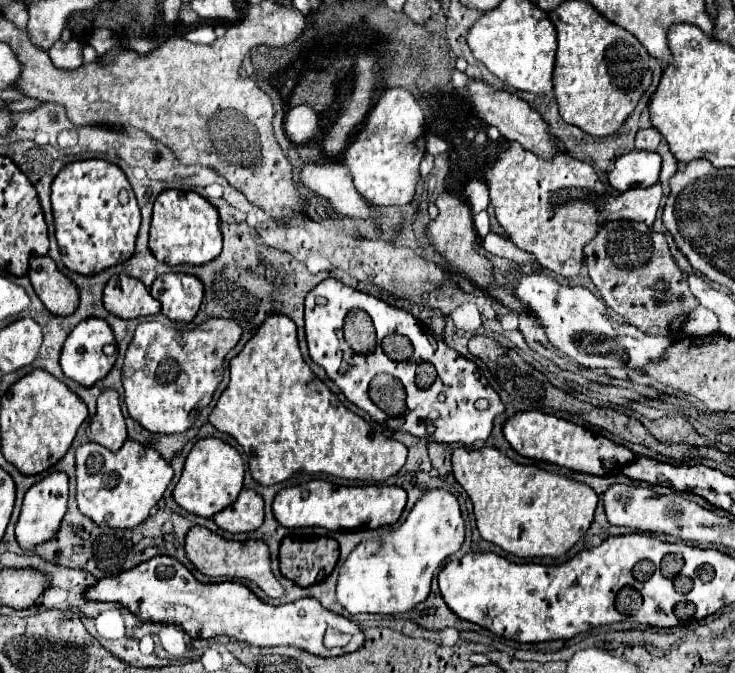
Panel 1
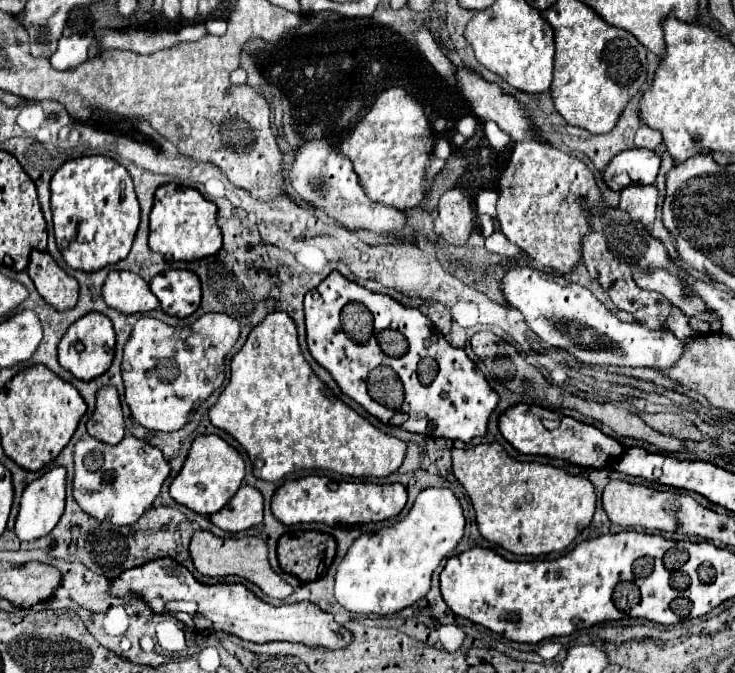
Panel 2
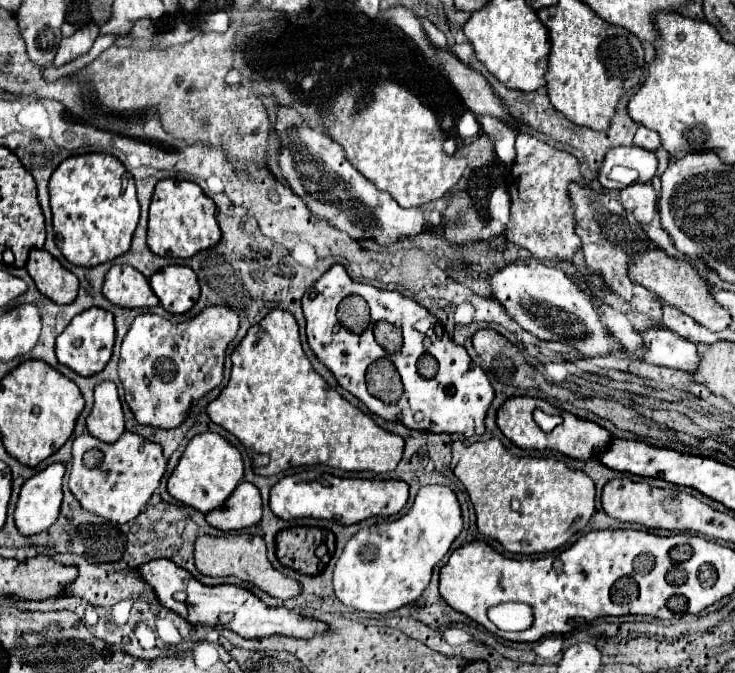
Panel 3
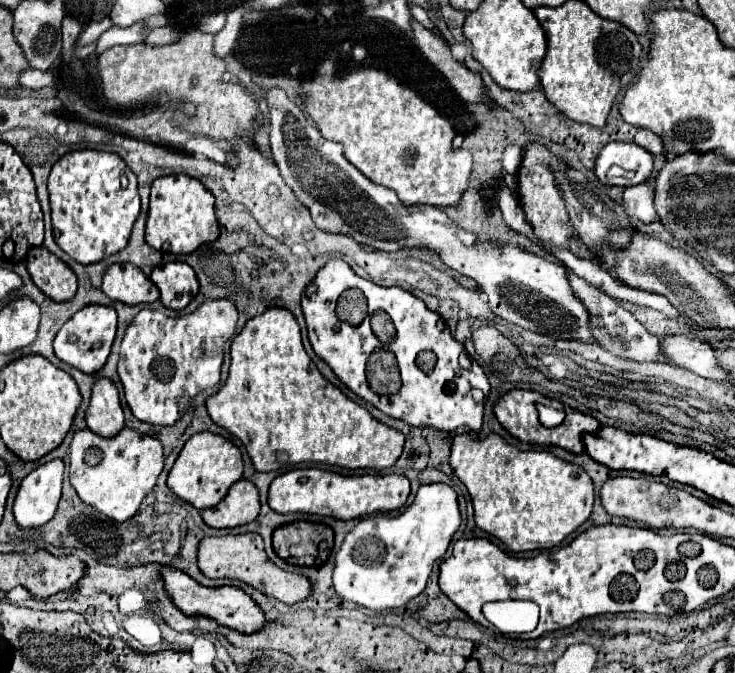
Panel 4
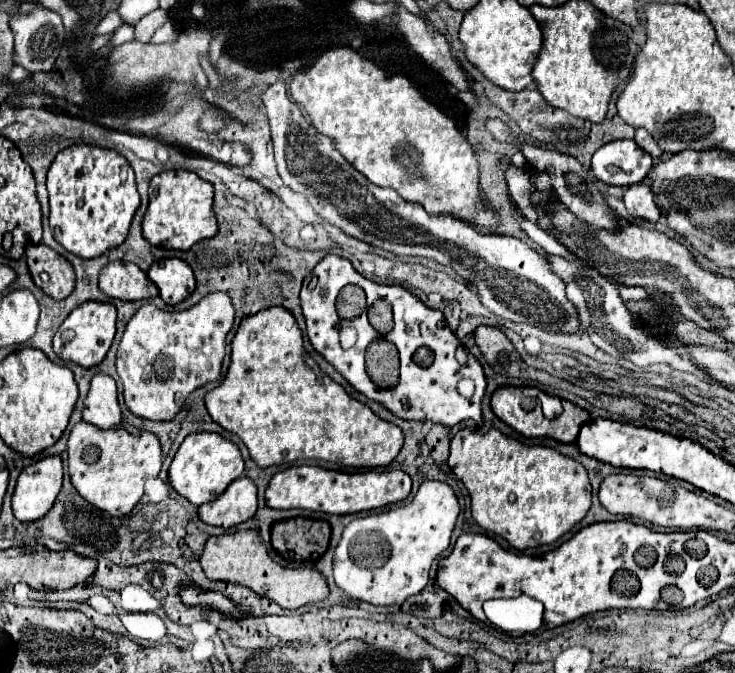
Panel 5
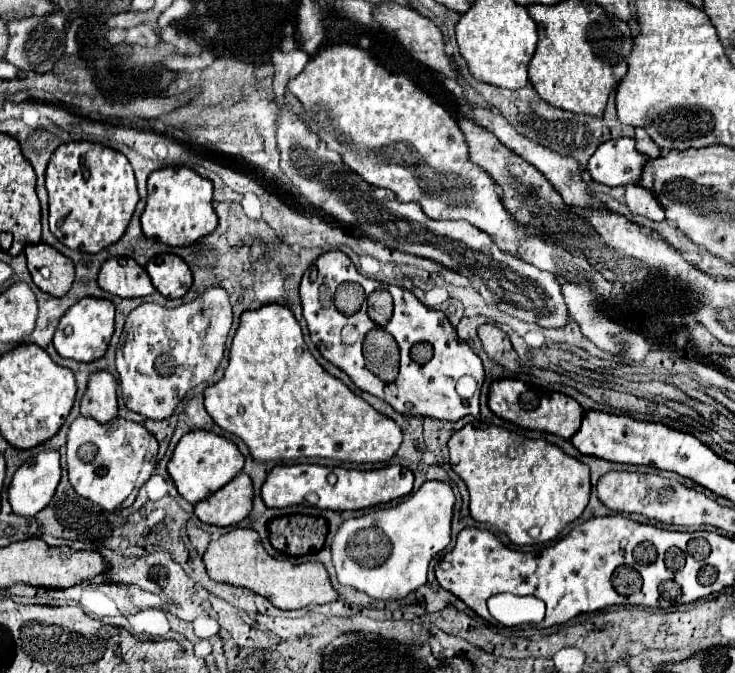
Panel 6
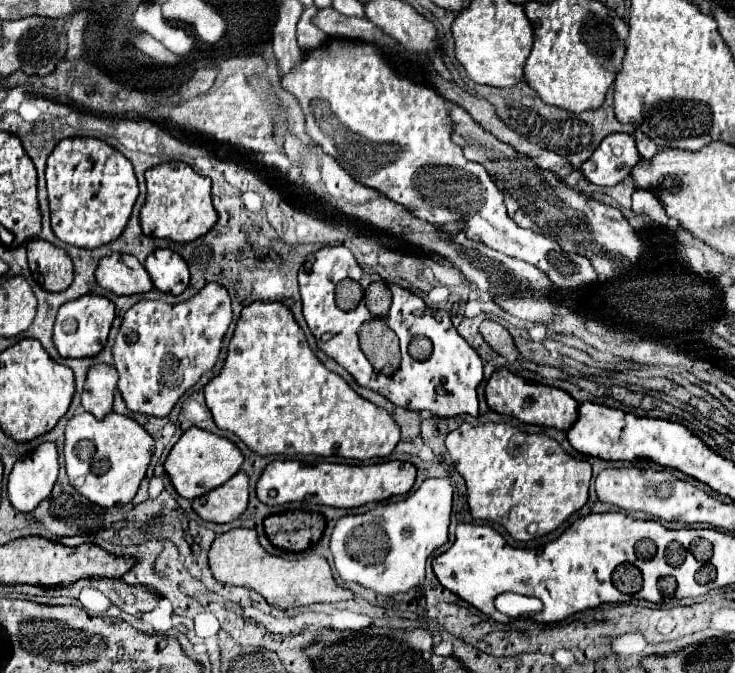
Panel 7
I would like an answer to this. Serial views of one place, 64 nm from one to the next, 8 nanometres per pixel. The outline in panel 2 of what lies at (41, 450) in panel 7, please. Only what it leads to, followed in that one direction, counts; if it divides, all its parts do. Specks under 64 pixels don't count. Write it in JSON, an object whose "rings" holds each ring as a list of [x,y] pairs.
{"rings":[[[62,466],[50,468],[40,478],[32,480],[22,492],[20,510],[16,516],[16,536],[22,542],[32,542],[32,540],[38,540],[38,538],[46,536],[48,532],[52,532],[52,528],[58,524],[58,520],[64,512],[64,496],[66,496],[66,468],[62,468]]]}

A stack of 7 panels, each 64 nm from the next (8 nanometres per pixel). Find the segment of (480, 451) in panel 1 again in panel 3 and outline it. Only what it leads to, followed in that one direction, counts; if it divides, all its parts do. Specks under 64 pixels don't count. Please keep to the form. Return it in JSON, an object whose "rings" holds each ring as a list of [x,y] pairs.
{"rings":[[[498,438],[474,442],[470,446],[456,440],[452,446],[452,472],[468,490],[468,496],[474,504],[478,530],[484,536],[498,540],[508,552],[534,554],[558,550],[572,538],[572,534],[580,532],[594,514],[594,482],[584,472],[572,470],[552,456],[518,458],[510,454]]]}

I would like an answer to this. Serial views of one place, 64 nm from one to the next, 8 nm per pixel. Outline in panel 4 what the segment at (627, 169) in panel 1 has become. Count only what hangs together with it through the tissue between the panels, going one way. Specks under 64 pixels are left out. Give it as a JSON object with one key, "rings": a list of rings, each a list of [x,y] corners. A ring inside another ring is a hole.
{"rings":[[[610,142],[606,144],[598,158],[596,158],[596,168],[594,174],[598,176],[598,180],[602,184],[610,184],[610,186],[636,186],[646,182],[646,178],[652,174],[654,170],[654,160],[652,154],[644,148],[640,148],[634,142]],[[616,164],[628,172],[634,172],[632,178],[606,178],[608,168]]]}

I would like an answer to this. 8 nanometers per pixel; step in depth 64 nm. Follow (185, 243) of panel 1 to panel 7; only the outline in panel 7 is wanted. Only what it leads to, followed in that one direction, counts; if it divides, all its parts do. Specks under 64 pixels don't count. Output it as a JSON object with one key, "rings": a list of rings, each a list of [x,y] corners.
{"rings":[[[162,162],[146,170],[148,194],[140,210],[142,232],[174,242],[192,242],[204,236],[218,220],[210,198],[210,178],[194,172],[186,162]]]}

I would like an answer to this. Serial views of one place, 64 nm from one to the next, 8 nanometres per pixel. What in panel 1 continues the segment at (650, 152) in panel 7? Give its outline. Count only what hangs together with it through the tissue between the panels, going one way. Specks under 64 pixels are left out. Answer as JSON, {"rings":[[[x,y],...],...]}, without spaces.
{"rings":[[[646,128],[646,130],[640,130],[636,134],[636,148],[652,152],[660,144],[660,140],[662,140],[662,136],[660,136],[660,132],[656,128]]]}

